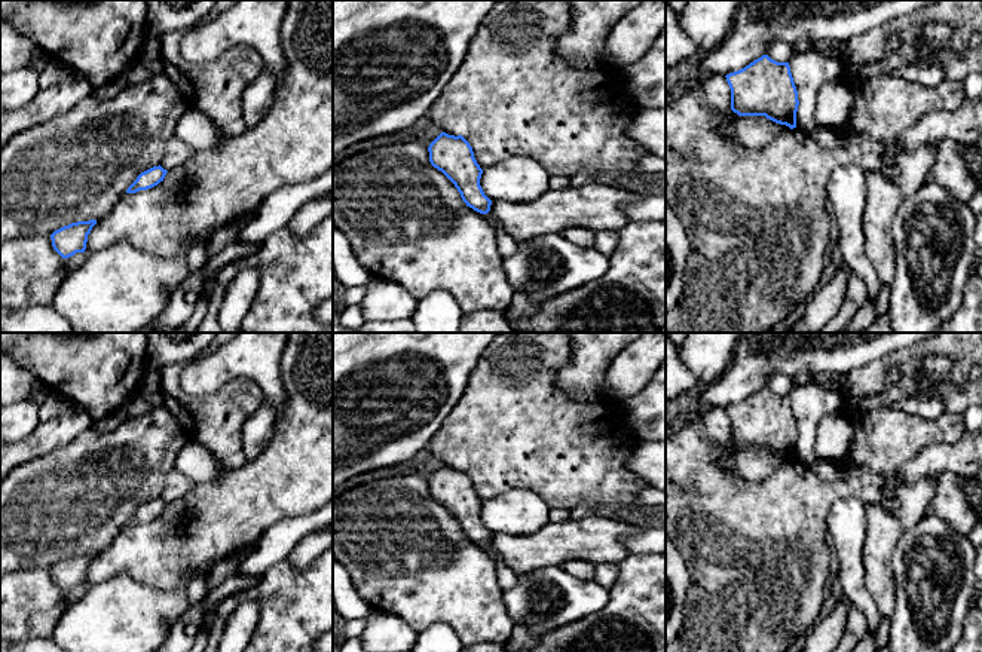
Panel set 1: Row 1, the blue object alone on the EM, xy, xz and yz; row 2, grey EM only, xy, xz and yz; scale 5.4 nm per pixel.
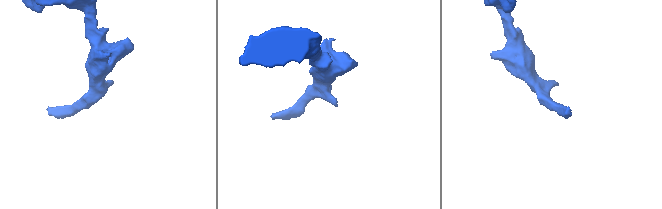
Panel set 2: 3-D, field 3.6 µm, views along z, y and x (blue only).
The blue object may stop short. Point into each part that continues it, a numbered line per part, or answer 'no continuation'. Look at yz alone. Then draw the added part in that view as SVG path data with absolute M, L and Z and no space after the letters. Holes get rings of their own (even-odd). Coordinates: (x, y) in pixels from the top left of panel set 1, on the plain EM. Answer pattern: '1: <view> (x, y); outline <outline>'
no continuation

